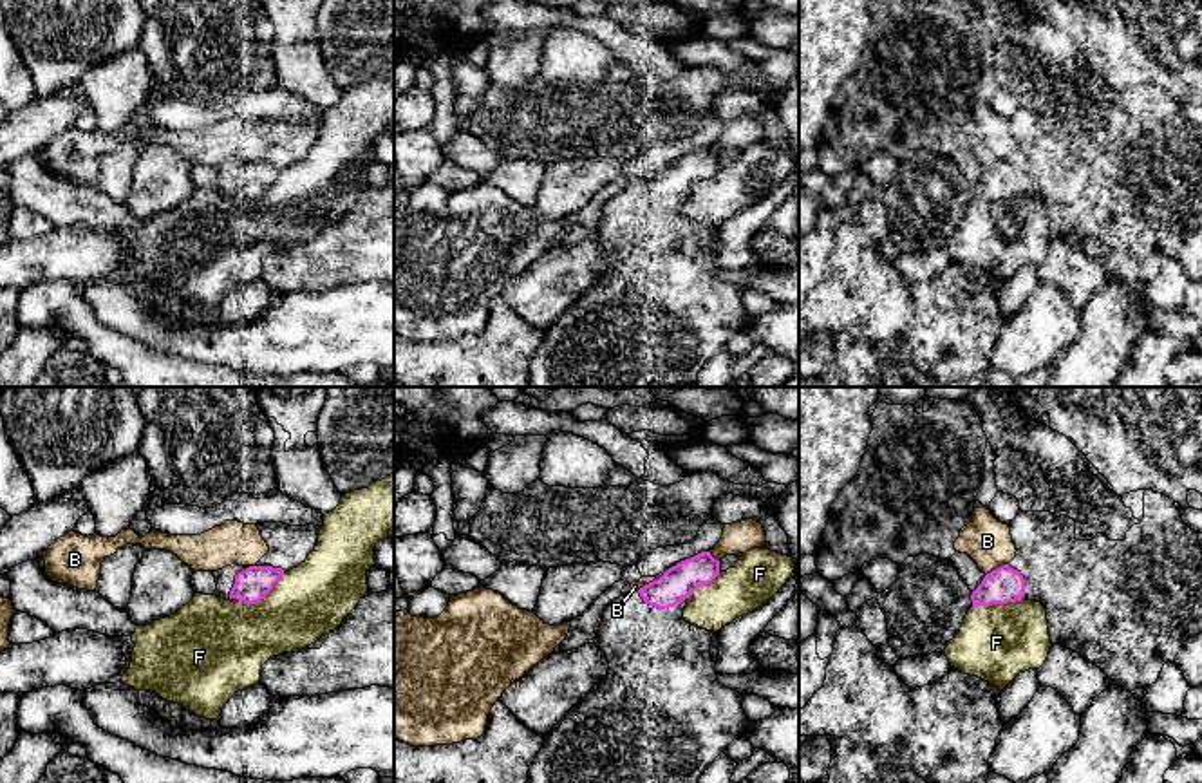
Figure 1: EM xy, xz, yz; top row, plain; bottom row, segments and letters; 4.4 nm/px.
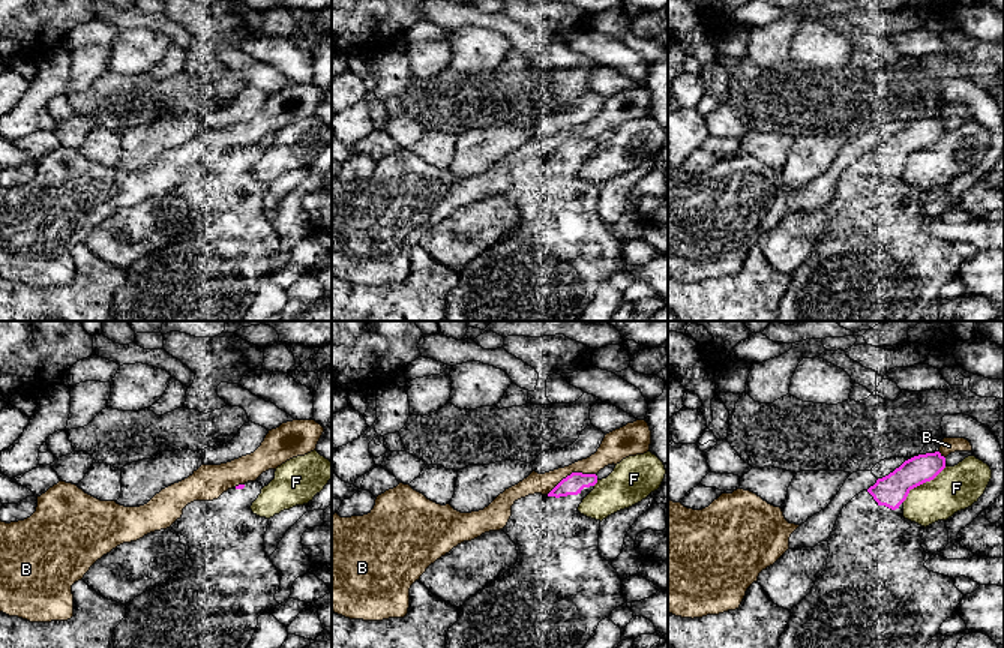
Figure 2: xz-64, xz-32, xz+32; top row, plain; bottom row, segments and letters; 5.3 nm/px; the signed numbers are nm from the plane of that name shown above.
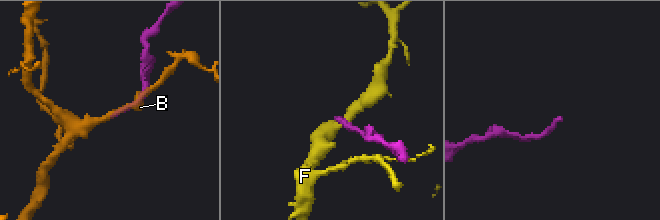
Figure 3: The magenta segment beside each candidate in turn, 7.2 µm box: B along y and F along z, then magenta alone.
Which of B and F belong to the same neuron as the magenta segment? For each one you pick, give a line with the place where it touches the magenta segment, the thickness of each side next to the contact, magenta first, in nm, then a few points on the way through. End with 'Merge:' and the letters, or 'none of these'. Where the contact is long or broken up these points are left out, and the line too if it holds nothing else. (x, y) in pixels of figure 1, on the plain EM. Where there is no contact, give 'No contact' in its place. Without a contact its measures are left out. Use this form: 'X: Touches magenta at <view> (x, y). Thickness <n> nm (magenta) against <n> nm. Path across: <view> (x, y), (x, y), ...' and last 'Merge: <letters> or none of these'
Merge: none of these

